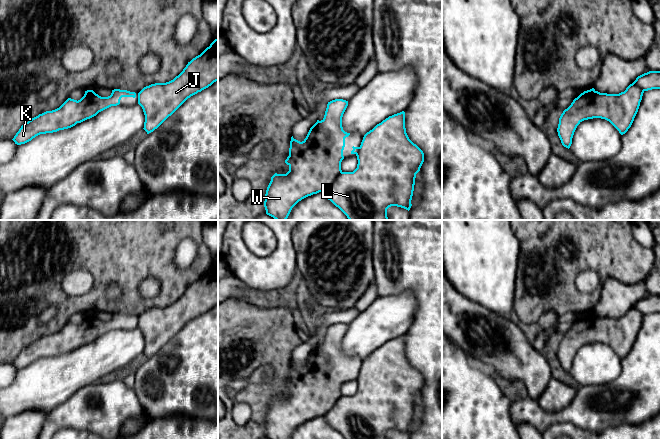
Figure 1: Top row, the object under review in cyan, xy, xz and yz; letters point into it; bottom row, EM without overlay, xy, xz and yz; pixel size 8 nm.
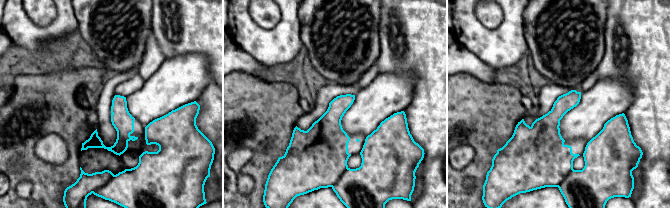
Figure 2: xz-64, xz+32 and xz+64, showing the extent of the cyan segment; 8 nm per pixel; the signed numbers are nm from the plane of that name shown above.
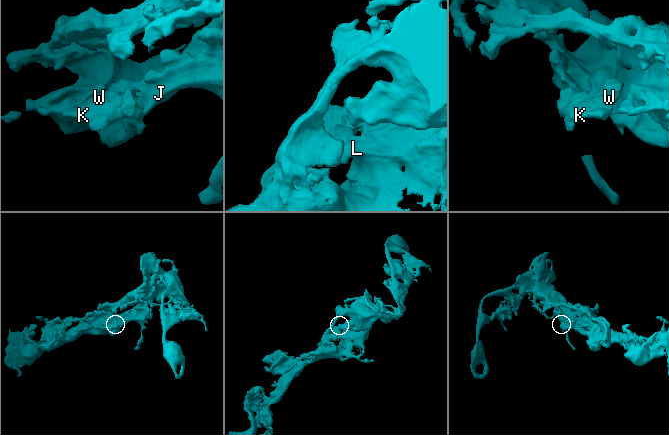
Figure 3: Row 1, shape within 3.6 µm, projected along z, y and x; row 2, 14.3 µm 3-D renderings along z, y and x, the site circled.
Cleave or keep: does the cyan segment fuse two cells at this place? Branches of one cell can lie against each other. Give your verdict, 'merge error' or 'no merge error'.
no merge error

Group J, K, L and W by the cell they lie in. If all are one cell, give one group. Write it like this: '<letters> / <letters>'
J K L W

